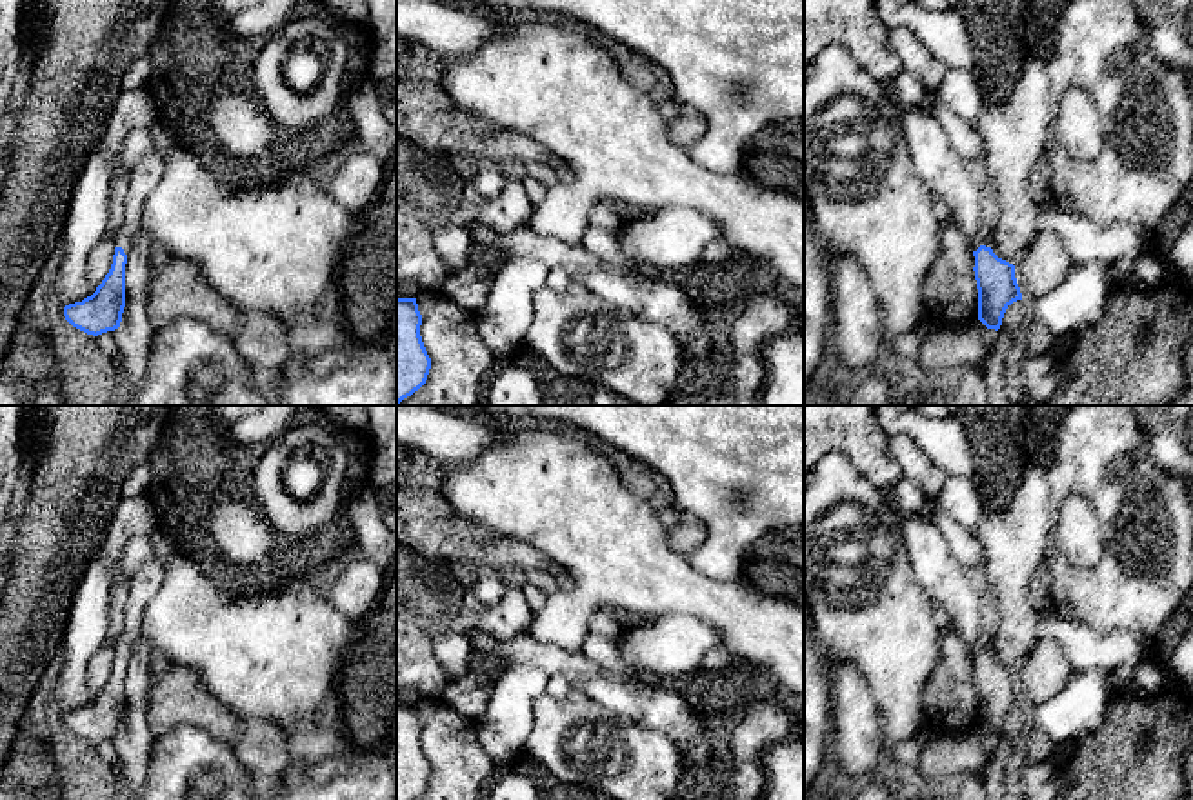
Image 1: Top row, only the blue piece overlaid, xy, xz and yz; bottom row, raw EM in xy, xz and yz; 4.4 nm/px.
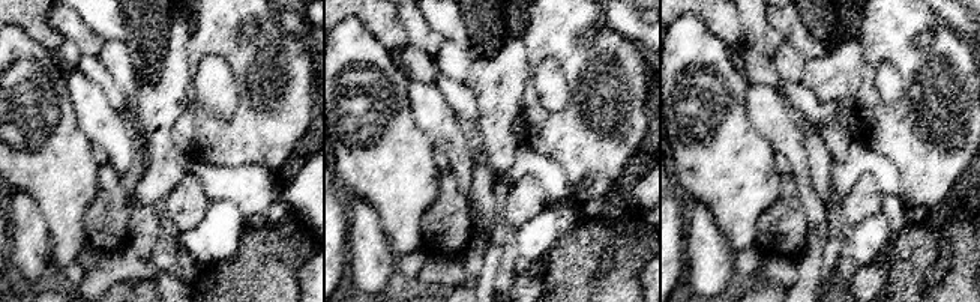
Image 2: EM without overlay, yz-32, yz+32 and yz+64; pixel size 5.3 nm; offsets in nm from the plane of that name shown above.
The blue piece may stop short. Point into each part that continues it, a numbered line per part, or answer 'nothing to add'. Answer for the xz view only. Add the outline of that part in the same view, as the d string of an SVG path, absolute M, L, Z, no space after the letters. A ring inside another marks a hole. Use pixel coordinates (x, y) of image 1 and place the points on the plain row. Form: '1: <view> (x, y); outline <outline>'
nothing to add

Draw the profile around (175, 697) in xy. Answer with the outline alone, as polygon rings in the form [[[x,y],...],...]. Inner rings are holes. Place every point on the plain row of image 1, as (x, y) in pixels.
[[[167,664],[151,678],[147,691],[147,724],[155,736],[185,724],[231,742],[236,738],[240,718],[215,698],[196,671]]]

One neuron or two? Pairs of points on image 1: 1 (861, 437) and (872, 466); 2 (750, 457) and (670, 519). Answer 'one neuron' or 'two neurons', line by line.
1: one neuron
2: two neurons

